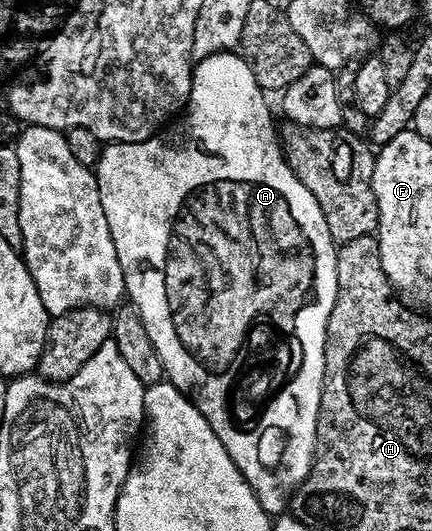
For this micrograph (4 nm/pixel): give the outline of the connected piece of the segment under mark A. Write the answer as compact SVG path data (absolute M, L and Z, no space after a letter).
M228 51L202 58L194 66L191 97L185 106L187 138L184 141L170 141L164 135L156 135L148 141L137 143L113 141L104 144L93 172L101 191L101 207L105 207L105 219L113 235L113 247L117 247L126 296L130 304L139 308L145 331L149 331L149 339L153 339L153 347L157 347L157 355L161 355L166 380L176 385L199 408L209 427L213 427L217 439L221 439L229 459L233 459L257 495L261 507L269 515L278 515L288 508L296 487L309 475L311 464L315 462L315 432L323 390L327 320L333 311L339 288L336 242L329 235L329 227L317 199L309 187L293 175L289 163L283 158L281 137L263 97L266 97L265 91L257 83L246 57Z

